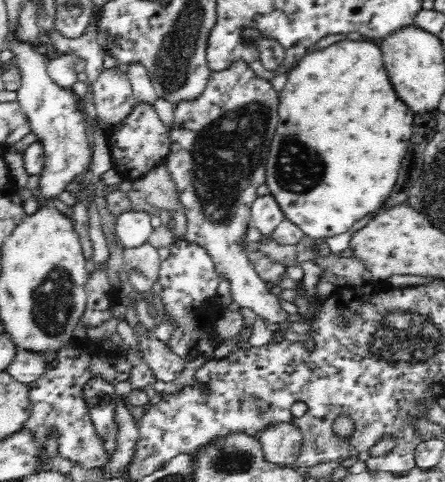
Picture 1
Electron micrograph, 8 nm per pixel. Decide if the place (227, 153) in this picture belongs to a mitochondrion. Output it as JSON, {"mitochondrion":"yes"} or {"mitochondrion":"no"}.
{"mitochondrion":"yes"}

